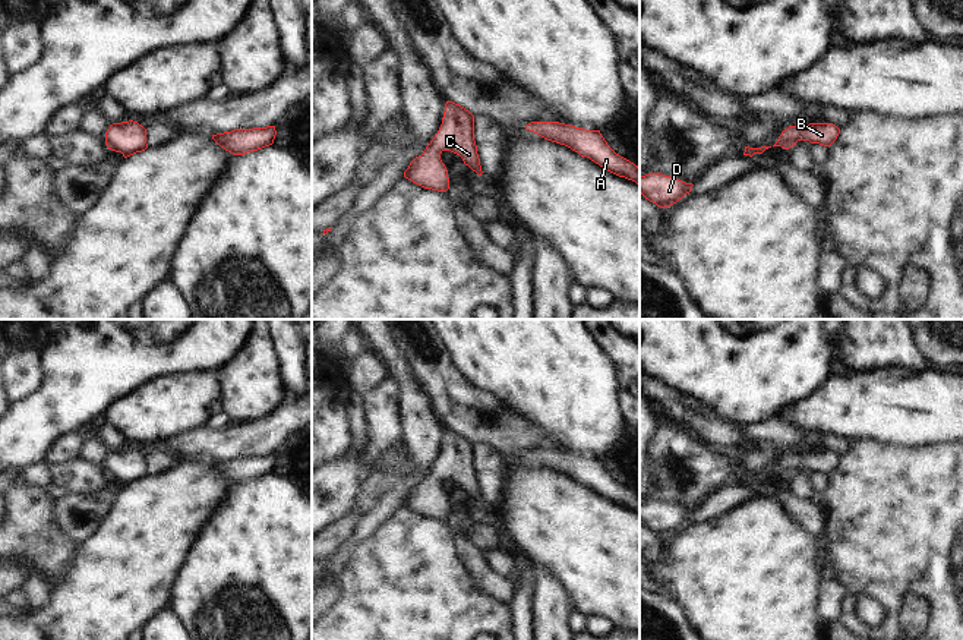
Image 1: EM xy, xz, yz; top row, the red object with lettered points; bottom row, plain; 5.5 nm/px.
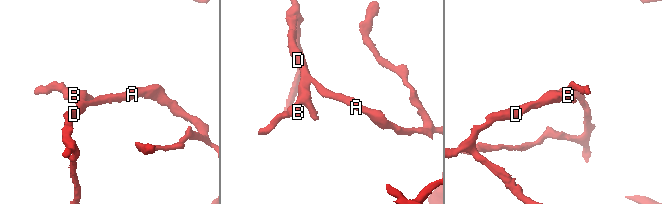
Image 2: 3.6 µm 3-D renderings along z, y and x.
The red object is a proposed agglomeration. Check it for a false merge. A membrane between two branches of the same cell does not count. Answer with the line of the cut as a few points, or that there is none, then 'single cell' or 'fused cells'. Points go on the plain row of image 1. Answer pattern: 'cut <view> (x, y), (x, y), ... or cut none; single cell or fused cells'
cut none; single cell

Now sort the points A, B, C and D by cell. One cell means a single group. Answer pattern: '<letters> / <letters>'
A B C D

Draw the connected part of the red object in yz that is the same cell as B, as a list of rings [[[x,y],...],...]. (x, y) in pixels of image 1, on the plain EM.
[[[809,451],[805,454],[789,454],[782,460],[773,475],[782,475],[784,477],[789,477],[796,473],[798,469],[809,469],[811,472],[830,475],[837,467],[839,461],[840,457],[833,451]]]

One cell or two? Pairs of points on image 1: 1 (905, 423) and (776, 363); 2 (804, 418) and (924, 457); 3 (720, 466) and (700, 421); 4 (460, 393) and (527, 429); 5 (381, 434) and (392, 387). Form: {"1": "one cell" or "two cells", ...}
{"1": "two cells", "2": "two cells", "3": "two cells", "4": "one cell", "5": "one cell"}

